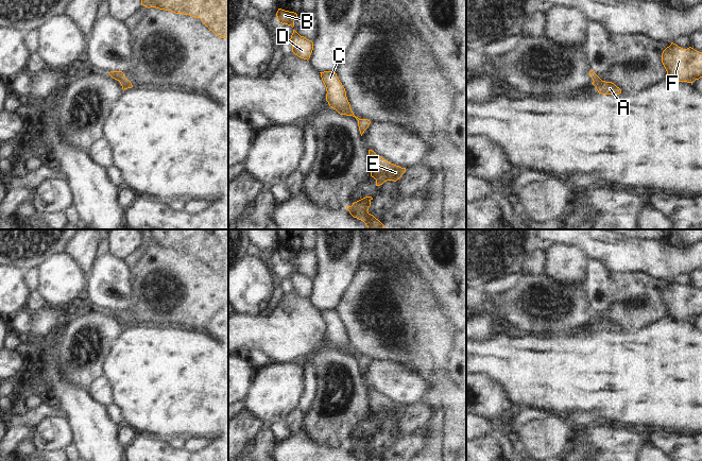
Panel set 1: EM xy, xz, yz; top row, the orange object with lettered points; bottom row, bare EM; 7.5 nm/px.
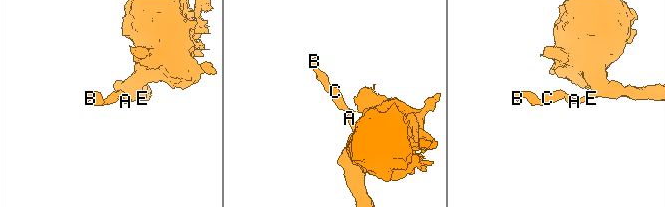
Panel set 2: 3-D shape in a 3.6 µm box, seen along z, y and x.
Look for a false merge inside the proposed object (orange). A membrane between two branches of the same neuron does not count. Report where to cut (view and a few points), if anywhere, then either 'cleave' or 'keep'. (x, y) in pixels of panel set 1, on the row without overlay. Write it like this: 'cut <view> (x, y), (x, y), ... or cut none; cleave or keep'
cut none; keep

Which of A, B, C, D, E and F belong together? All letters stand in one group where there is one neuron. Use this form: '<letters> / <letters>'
A B C D E F

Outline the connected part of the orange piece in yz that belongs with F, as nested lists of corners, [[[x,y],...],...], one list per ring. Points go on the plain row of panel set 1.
[[[671,280],[662,291],[667,317],[674,320],[694,321],[702,315],[702,290],[689,285],[683,287]]]

